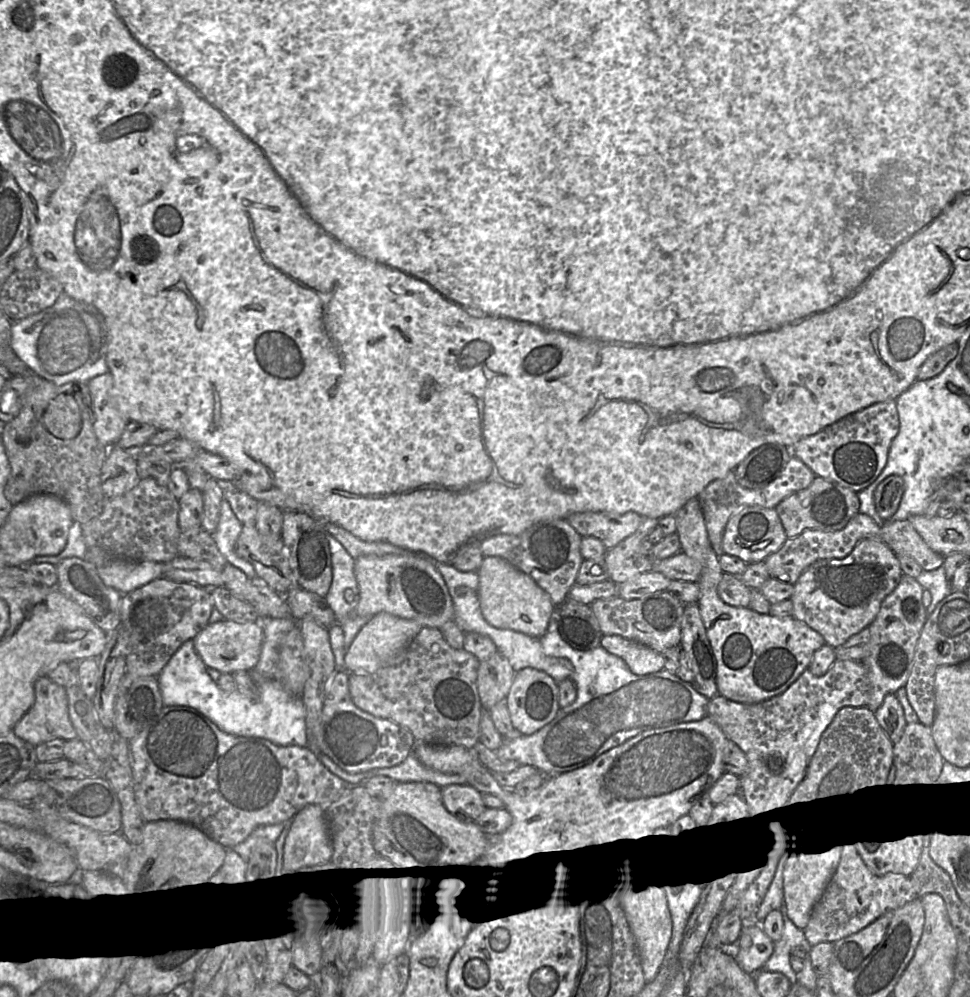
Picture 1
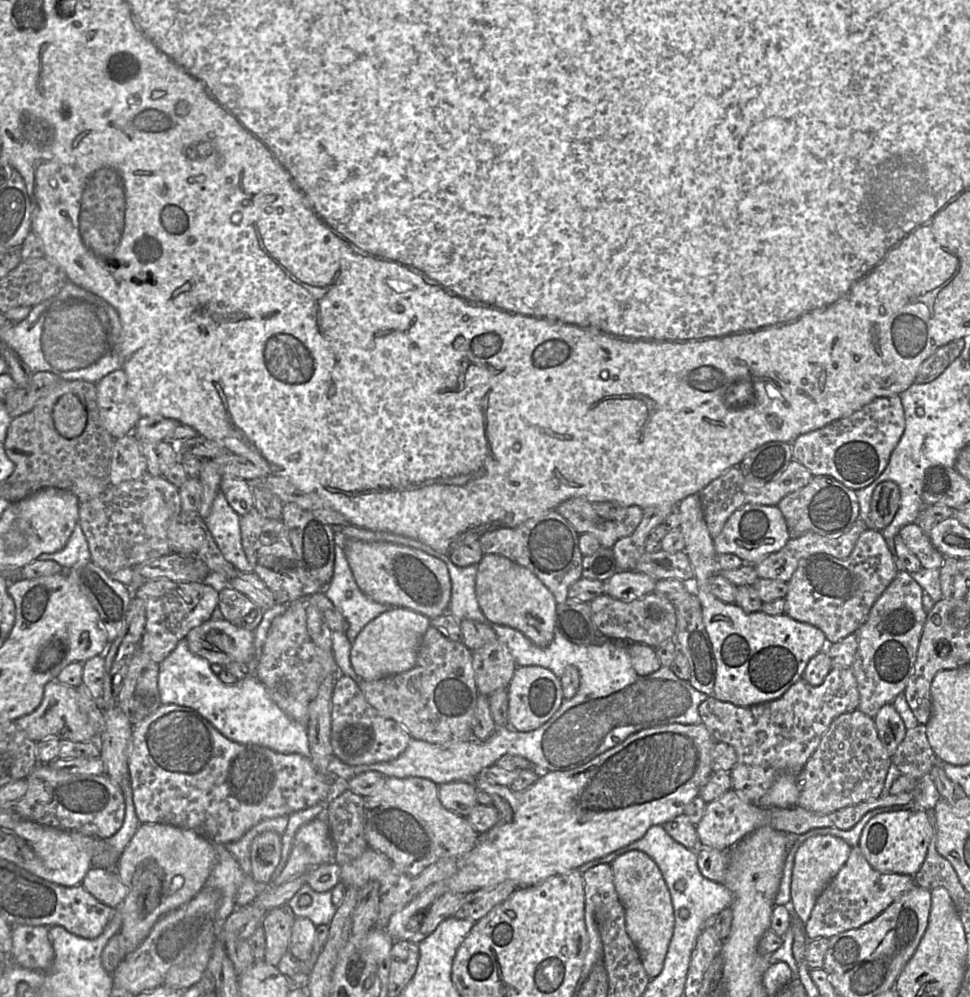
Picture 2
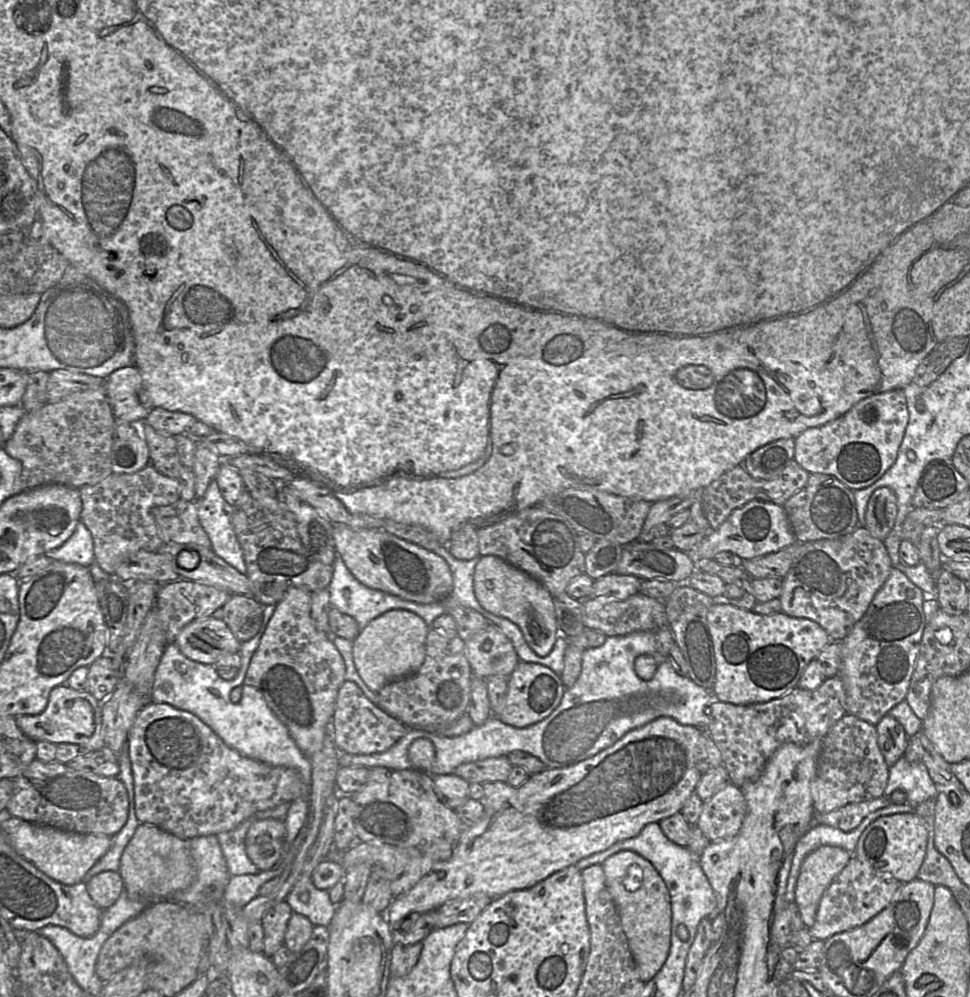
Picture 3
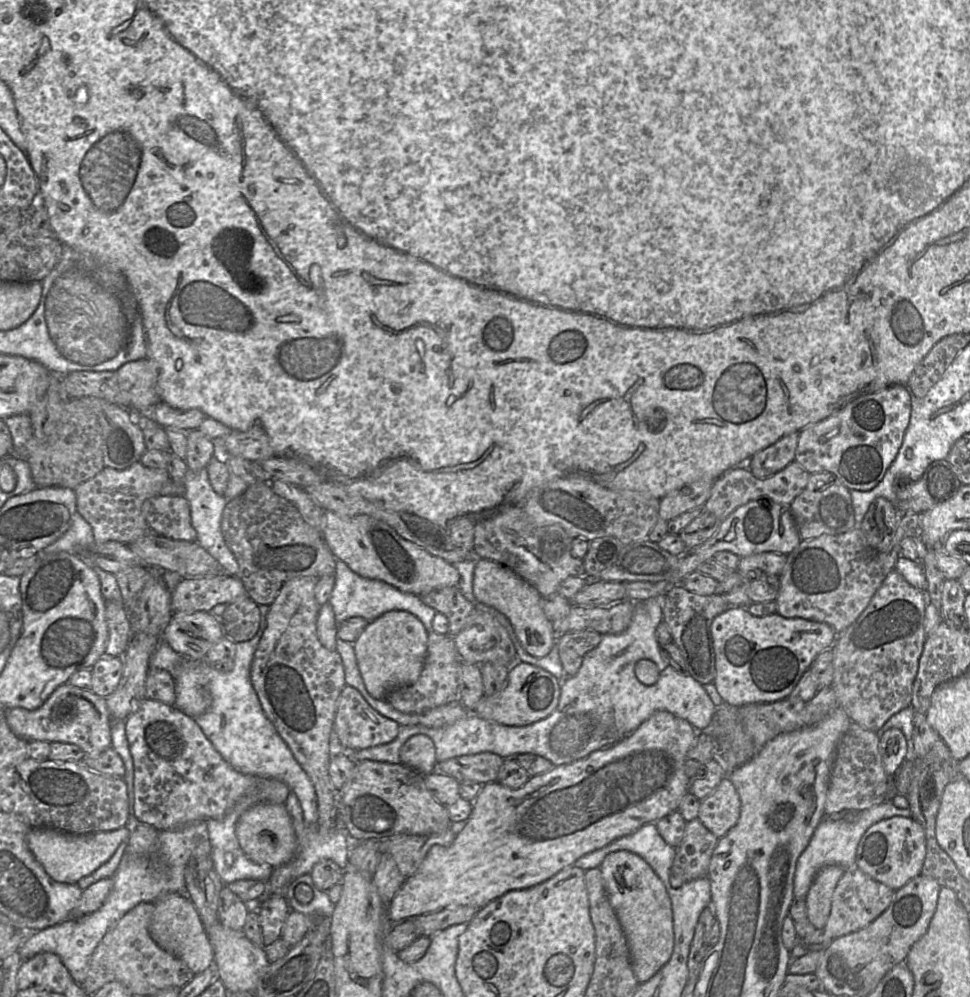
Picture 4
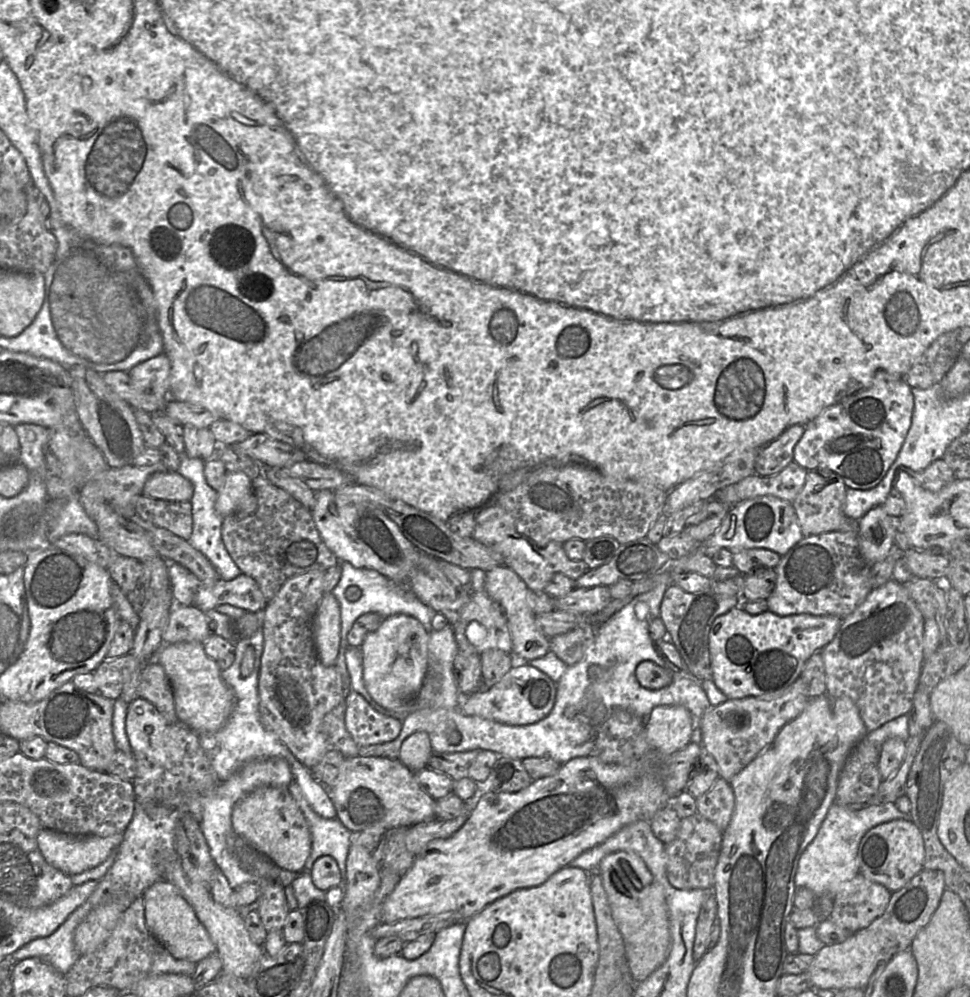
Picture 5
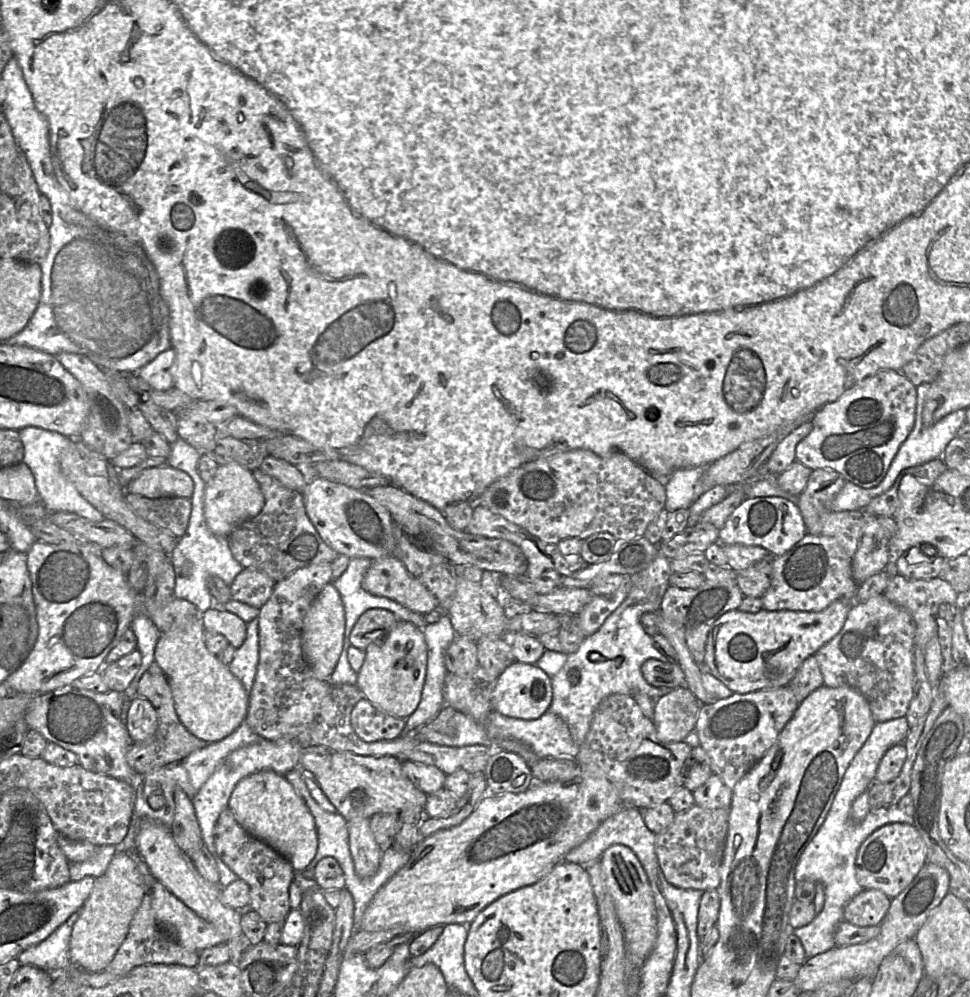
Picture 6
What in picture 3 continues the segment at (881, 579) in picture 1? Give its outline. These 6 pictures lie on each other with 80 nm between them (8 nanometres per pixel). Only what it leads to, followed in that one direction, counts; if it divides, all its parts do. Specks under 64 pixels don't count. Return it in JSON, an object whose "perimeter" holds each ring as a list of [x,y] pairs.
{"perimeter":[[[862,526],[836,539],[800,543],[797,556],[782,579],[782,612],[812,620],[826,630],[831,641],[841,641],[863,617],[892,568],[883,541]]]}

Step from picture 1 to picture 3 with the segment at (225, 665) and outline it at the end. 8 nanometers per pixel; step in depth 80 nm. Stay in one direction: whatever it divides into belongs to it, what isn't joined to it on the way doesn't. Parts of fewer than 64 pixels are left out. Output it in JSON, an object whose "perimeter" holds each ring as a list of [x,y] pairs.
{"perimeter":[[[213,616],[188,623],[177,635],[175,643],[187,658],[211,665],[215,665],[217,658],[224,653],[239,653],[241,646],[241,642],[235,638],[223,619],[216,619]]]}

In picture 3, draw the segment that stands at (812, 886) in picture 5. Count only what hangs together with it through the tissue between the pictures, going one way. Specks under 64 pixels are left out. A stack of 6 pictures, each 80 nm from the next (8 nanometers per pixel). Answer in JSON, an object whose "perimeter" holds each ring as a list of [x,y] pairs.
{"perimeter":[[[907,802],[902,805],[891,804],[868,814],[853,830],[844,832],[838,828],[824,825],[813,825],[797,842],[785,892],[786,904],[795,902],[795,886],[804,858],[817,848],[829,845],[836,846],[855,854],[860,835],[873,821],[882,816],[913,812],[914,808]]]}

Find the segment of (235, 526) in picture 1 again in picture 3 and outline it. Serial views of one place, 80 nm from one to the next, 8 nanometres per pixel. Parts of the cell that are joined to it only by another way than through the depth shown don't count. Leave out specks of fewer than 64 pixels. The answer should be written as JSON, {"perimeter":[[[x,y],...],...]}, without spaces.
{"perimeter":[[[216,480],[210,482],[203,497],[195,499],[194,503],[214,553],[246,575],[243,551],[232,525],[234,507],[223,498]]]}

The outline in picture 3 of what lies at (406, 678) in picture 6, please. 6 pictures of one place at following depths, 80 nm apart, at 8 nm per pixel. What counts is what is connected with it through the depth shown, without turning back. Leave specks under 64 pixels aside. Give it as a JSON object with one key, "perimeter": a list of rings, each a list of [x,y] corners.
{"perimeter":[[[390,610],[370,621],[353,642],[353,660],[358,674],[377,693],[388,682],[416,673],[424,662],[429,627],[408,610]]]}

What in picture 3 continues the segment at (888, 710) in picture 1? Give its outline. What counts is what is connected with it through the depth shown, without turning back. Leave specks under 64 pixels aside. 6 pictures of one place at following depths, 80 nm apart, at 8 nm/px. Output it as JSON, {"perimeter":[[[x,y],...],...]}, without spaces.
{"perimeter":[[[889,714],[883,716],[875,727],[878,733],[878,746],[890,767],[903,756],[909,738],[903,726]]]}

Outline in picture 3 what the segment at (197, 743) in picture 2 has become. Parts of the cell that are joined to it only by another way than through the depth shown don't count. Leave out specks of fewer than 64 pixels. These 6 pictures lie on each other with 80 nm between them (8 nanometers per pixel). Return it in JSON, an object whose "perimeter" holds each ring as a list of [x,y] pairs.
{"perimeter":[[[151,701],[140,710],[129,731],[128,754],[138,821],[155,825],[184,840],[230,831],[257,812],[300,797],[308,798],[309,786],[295,769],[272,766],[240,754],[196,715],[167,703]]]}

